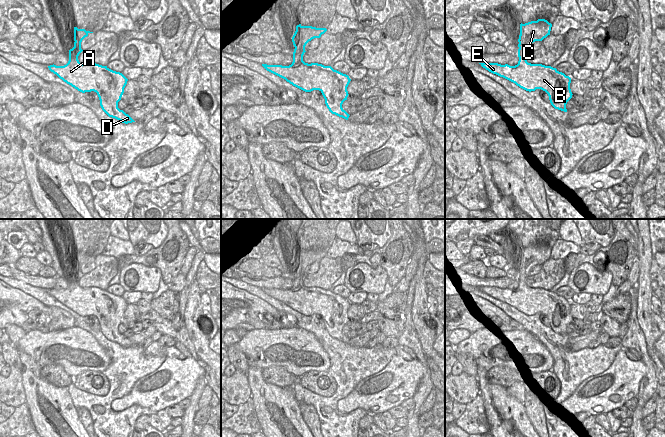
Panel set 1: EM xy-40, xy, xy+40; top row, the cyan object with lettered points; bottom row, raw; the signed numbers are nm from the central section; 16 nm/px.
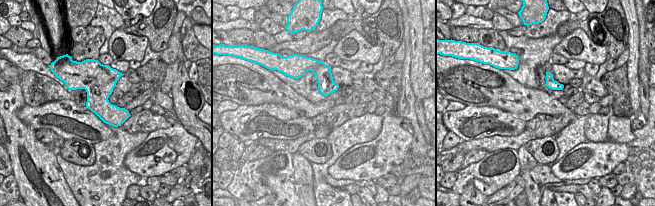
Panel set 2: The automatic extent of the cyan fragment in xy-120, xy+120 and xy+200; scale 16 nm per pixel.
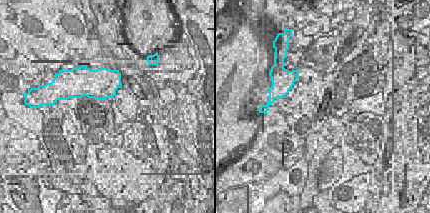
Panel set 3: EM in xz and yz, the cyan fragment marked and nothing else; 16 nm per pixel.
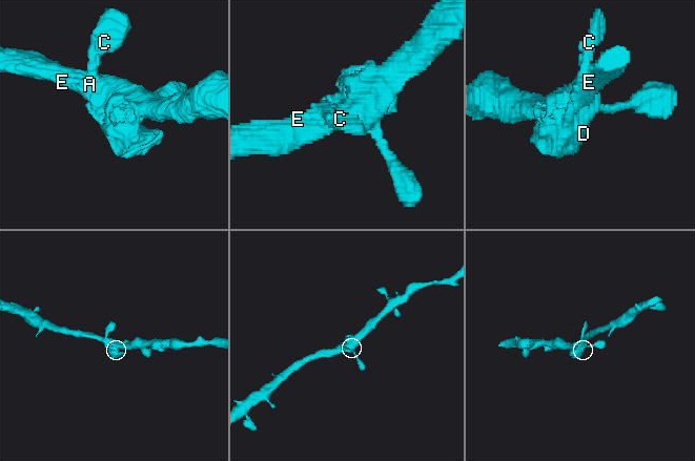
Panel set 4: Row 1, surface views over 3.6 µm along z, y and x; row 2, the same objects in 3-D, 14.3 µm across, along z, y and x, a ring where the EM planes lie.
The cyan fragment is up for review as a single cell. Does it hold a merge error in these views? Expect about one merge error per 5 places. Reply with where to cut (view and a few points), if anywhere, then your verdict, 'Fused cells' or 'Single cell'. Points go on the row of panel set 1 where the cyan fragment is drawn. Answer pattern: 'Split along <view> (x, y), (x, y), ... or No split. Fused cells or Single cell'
No split. Single cell

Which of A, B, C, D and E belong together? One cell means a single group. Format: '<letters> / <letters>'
A B C D E

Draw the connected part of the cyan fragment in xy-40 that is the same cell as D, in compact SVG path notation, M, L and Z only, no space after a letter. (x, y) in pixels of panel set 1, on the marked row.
M74 27L74 47L69 50L69 61L64 66L50 65L49 70L78 91L97 93L102 110L122 123L135 122L128 114L118 108L128 79L120 72L96 63L82 64L78 60L82 40L90 31Z

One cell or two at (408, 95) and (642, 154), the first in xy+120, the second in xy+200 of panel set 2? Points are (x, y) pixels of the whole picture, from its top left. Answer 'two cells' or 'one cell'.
two cells

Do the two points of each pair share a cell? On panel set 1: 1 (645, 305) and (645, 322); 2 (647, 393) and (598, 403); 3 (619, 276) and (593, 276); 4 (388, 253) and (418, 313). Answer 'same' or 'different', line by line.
1: same
2: different
3: different
4: different

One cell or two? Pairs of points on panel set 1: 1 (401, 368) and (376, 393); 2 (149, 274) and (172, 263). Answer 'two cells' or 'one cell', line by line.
1: one cell
2: two cells

